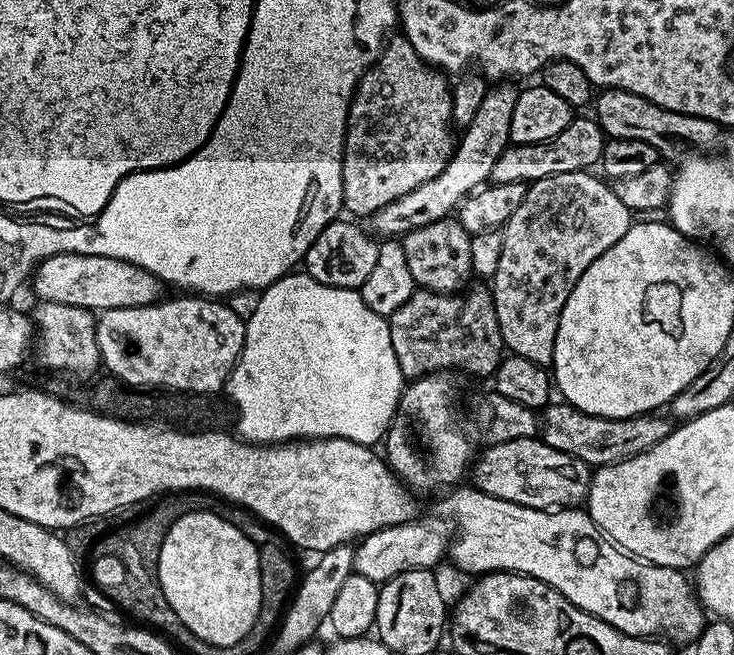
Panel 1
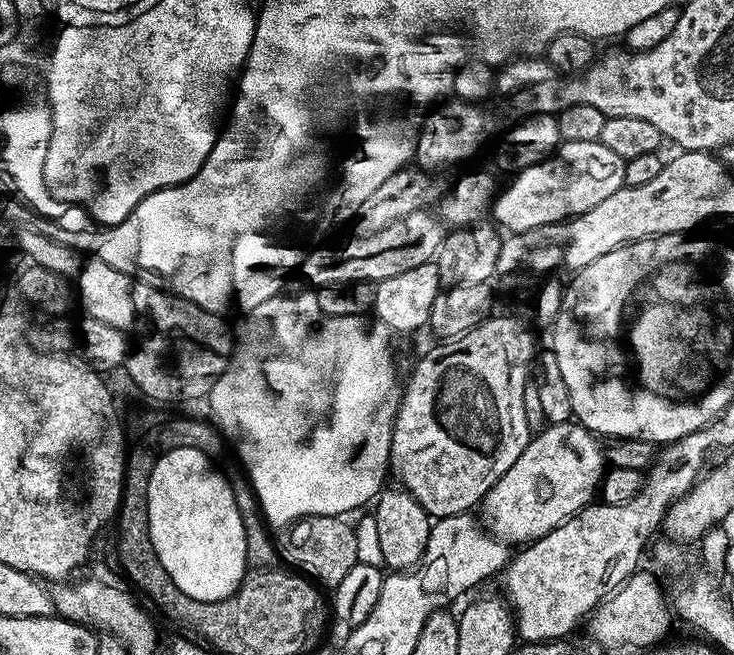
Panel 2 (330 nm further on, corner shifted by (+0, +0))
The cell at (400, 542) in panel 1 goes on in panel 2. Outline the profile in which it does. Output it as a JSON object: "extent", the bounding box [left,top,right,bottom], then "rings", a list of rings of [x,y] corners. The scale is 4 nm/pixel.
{"extent":[478,422,606,546],"rings":[[[579,422],[548,424],[542,433],[533,435],[531,439],[529,439],[526,450],[522,450],[522,454],[518,454],[518,462],[514,462],[514,466],[510,466],[510,470],[506,470],[506,474],[502,474],[502,478],[498,478],[498,482],[494,482],[494,486],[486,493],[483,500],[480,501],[478,505],[478,519],[481,525],[487,528],[488,533],[496,537],[497,540],[502,540],[509,546],[524,546],[531,541],[542,538],[550,530],[557,528],[559,524],[565,524],[576,512],[587,508],[589,504],[597,499],[606,471],[606,452],[599,442],[601,443],[593,433],[589,432],[588,429]]]}

